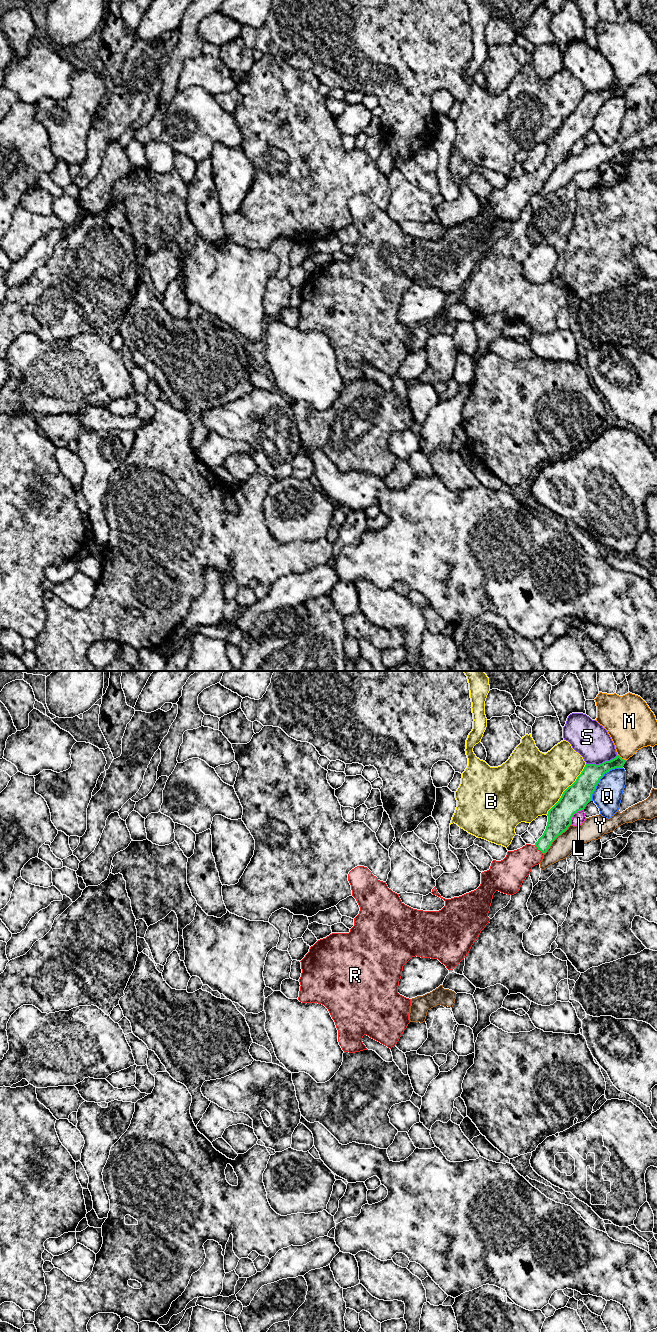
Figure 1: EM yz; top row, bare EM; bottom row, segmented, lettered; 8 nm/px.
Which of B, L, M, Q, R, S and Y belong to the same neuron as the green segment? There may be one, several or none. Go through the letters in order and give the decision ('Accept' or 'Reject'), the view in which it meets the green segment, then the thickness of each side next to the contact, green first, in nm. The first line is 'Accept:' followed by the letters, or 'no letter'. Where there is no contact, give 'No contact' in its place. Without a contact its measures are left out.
Accept: R
B: Reject. Touches green in yz. Thickness 200 nm (green) against 460 nm
L: Reject. Touches green in yz. Thickness 200 nm (green) against 100 nm
M: Reject. Touches green in yz. Thickness 140 nm (green) against 360 nm
Q: Reject. Touches green in yz. Thickness 200 nm (green) against 220 nm
R: Accept. Touches green in yz. Thickness 160 nm (green) against 240 nm
S: Reject. Touches green in yz. Thickness 170 nm (green) against 280 nm
Y: Reject. Touches green in yz. Thickness 190 nm (green) against 170 nm

